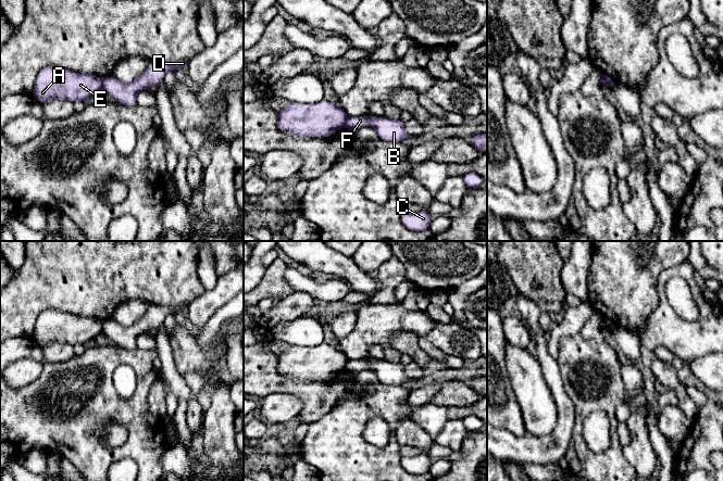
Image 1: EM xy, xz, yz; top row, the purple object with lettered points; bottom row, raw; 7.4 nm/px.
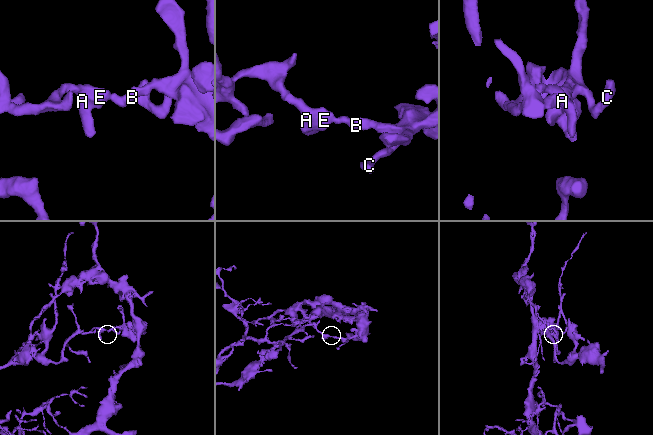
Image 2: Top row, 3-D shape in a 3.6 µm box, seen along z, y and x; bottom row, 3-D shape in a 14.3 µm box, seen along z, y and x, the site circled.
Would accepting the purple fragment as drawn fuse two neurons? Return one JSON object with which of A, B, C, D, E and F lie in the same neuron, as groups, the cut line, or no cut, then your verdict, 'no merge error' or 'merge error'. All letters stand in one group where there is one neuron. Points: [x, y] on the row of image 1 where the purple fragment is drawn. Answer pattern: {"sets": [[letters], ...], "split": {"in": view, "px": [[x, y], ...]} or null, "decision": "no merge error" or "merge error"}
{"sets": [["A", "E"], ["B", "C", "D", "F"]], "split": {"in": "xy", "px": [[103, 78], [101, 88]]}, "decision": "merge error"}

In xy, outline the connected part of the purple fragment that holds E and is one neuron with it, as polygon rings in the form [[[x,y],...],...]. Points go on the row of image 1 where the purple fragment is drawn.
[[[48,65],[39,71],[32,94],[41,104],[60,99],[71,102],[86,101],[102,89],[103,78],[92,74],[79,74]]]

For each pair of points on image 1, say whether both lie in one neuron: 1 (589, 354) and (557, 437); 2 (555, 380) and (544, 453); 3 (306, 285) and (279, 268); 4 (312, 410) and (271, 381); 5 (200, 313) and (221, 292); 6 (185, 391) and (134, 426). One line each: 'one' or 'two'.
1: two
2: one
3: two
4: one
5: one
6: two

